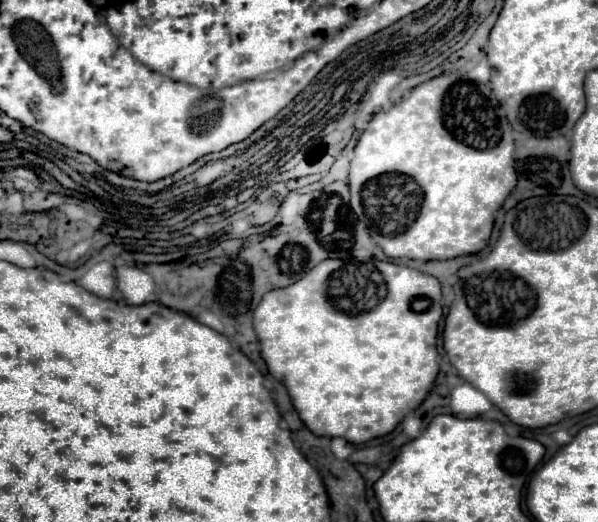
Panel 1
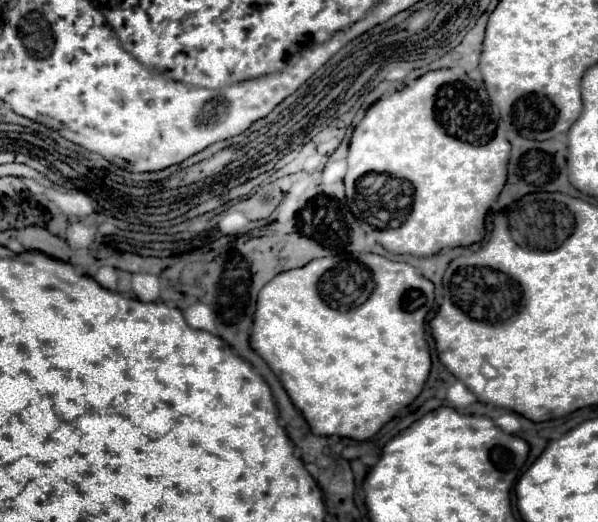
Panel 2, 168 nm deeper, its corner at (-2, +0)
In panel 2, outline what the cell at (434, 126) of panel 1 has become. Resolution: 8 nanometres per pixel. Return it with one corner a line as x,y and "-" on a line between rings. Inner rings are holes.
456,70
428,72
402,92
380,98
356,126
344,178
348,206
362,222
364,232
372,234
392,254
434,256
444,248
472,246
482,242
486,214
506,184
510,148
484,82
476,82

